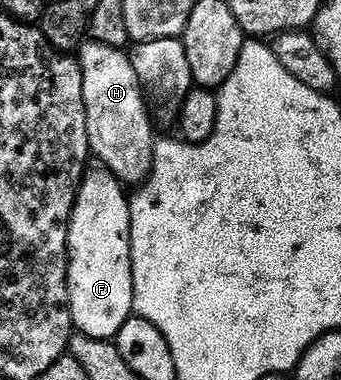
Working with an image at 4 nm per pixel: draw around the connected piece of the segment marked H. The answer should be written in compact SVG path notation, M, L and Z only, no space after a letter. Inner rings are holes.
M86 41L79 50L83 72L83 96L87 112L89 149L102 158L106 169L125 184L141 184L153 173L155 132L147 110L145 89L124 49L102 42Z

